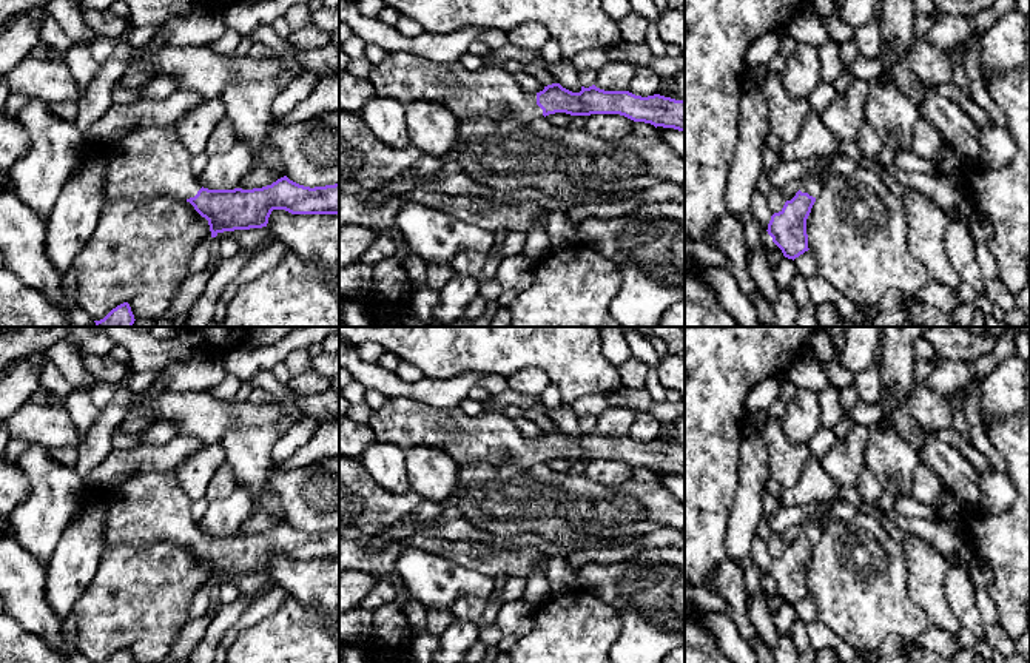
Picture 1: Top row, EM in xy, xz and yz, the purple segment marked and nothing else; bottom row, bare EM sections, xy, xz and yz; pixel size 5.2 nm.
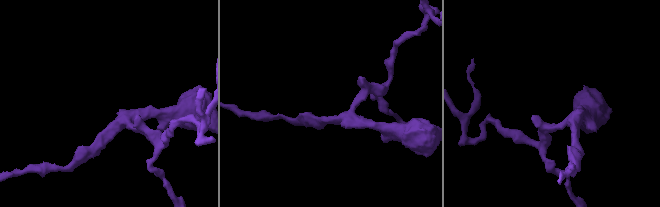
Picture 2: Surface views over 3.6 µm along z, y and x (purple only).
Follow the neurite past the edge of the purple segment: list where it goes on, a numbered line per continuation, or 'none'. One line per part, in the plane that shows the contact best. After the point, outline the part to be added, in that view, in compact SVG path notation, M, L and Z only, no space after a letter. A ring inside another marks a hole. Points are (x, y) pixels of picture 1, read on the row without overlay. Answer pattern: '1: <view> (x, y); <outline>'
1: xz (491, 435); M392 398L373 412L369 426L378 441L402 449L435 447L459 466L470 459L495 464L515 461L524 467L543 463L537 439L524 438L515 421L498 410L469 416L459 407L447 409L410 398Z

